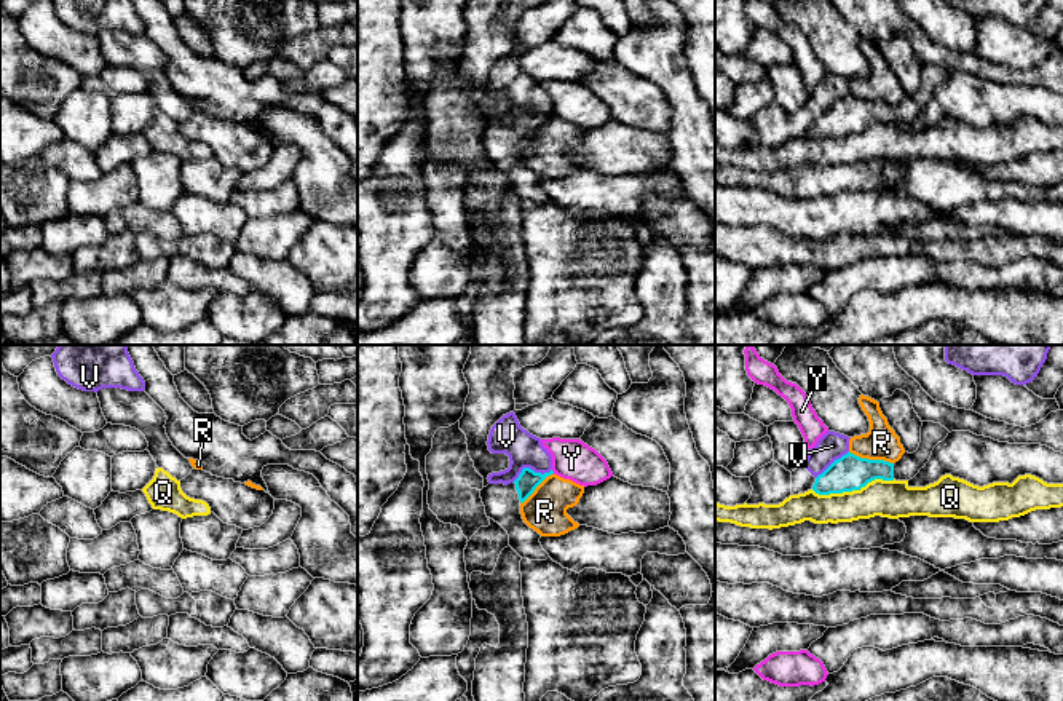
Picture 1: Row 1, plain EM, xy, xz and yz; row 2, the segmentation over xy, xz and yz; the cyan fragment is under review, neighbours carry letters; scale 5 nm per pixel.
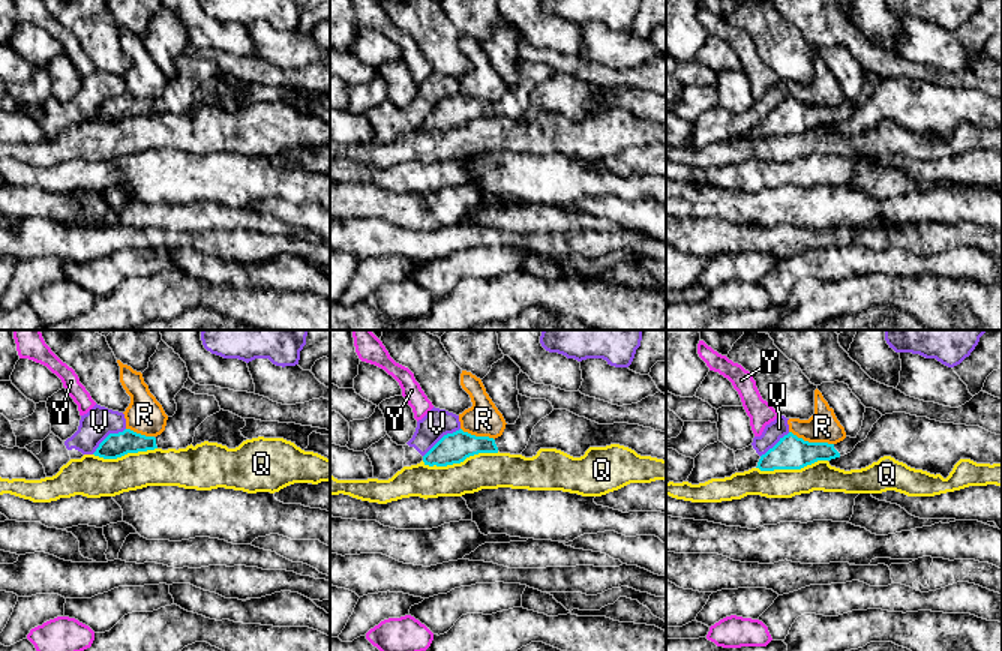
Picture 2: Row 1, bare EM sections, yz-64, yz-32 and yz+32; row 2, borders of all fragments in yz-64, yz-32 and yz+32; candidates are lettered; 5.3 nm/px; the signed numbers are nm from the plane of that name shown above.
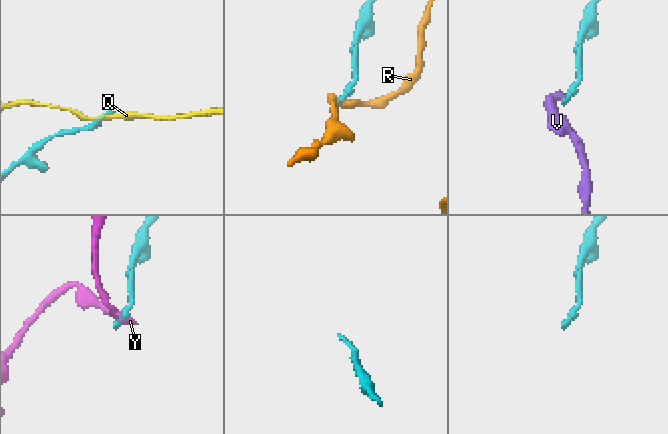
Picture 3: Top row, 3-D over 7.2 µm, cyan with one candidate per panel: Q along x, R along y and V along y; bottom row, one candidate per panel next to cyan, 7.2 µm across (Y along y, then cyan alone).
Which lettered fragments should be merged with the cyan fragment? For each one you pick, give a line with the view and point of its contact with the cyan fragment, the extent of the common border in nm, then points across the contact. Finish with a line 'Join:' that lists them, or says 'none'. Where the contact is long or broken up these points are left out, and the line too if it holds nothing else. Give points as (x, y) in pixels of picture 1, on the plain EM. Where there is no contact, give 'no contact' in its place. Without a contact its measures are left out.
Join: none

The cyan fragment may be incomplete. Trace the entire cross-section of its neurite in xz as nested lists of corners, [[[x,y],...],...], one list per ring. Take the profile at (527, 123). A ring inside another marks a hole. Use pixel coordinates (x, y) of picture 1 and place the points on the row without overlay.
[[[524,110],[514,125],[508,128],[501,125],[488,126],[480,133],[487,160],[498,164],[508,174],[509,188],[522,201],[546,203],[549,200],[539,185],[541,177],[524,164],[520,147],[551,117],[554,117],[552,112],[541,117],[530,110]]]

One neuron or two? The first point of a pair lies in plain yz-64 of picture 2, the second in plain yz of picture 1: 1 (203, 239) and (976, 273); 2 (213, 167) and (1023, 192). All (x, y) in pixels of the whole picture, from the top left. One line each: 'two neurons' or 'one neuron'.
1: two neurons
2: one neuron

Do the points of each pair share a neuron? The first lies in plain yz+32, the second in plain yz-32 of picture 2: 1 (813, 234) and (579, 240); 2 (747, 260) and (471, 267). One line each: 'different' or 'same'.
1: same
2: different

